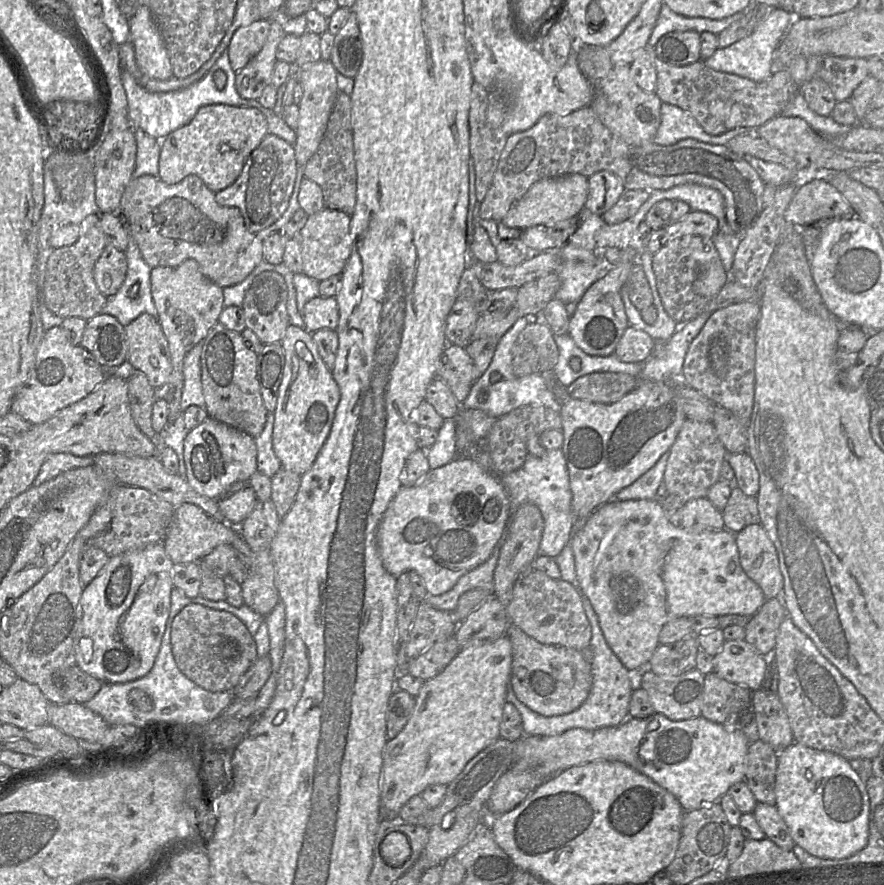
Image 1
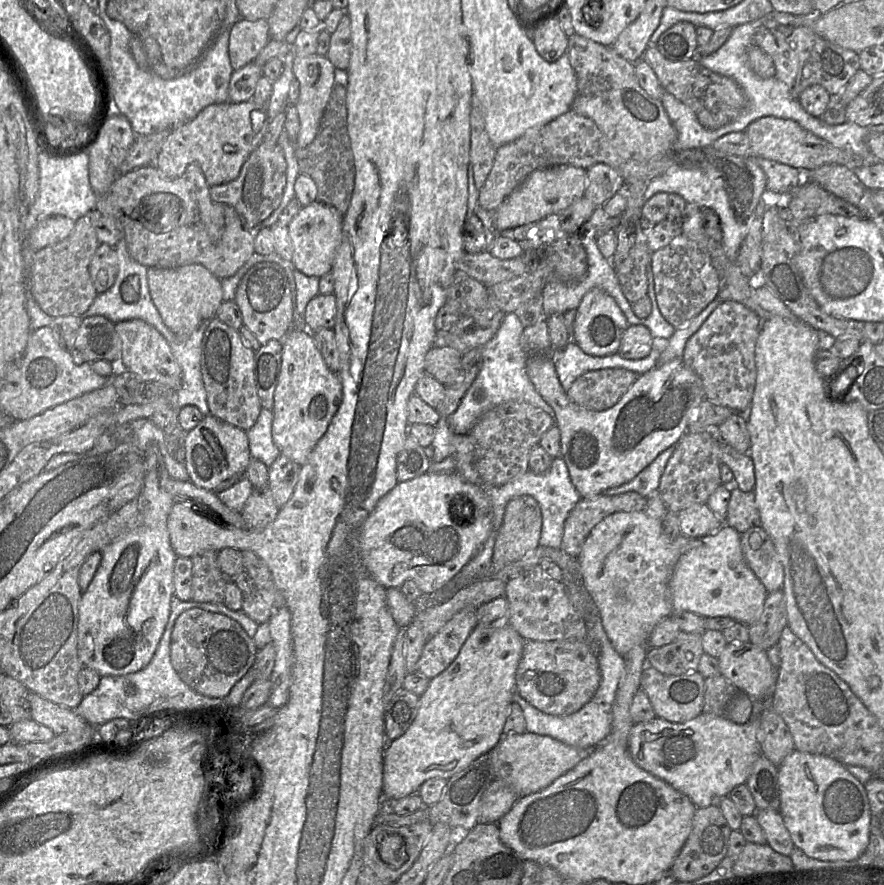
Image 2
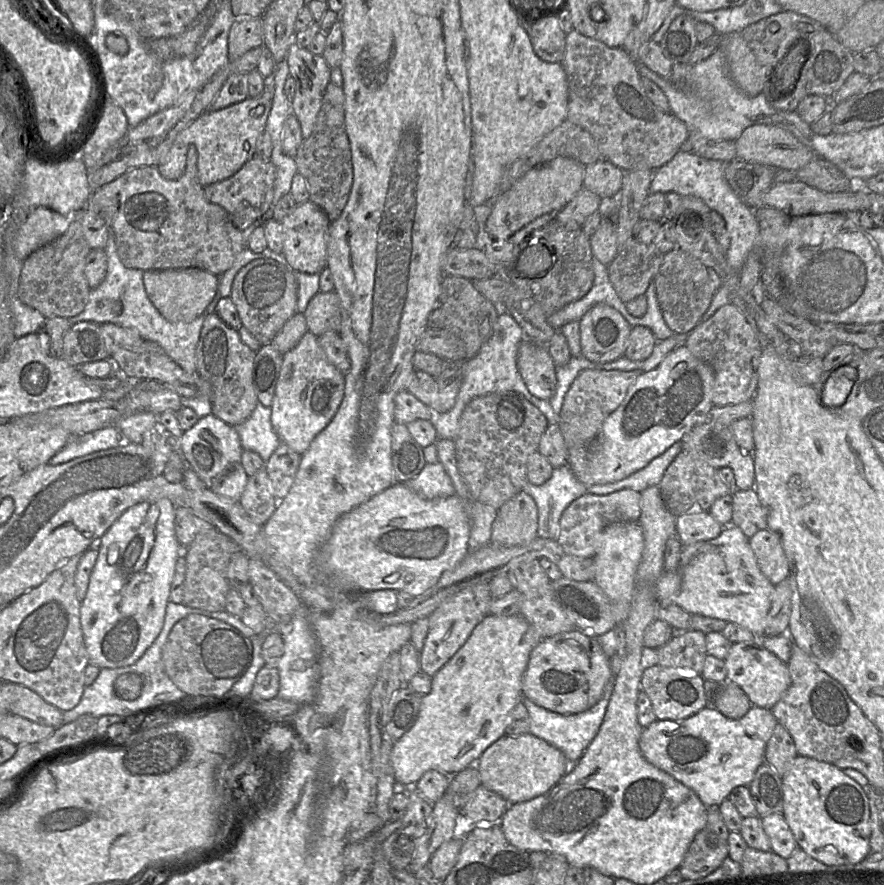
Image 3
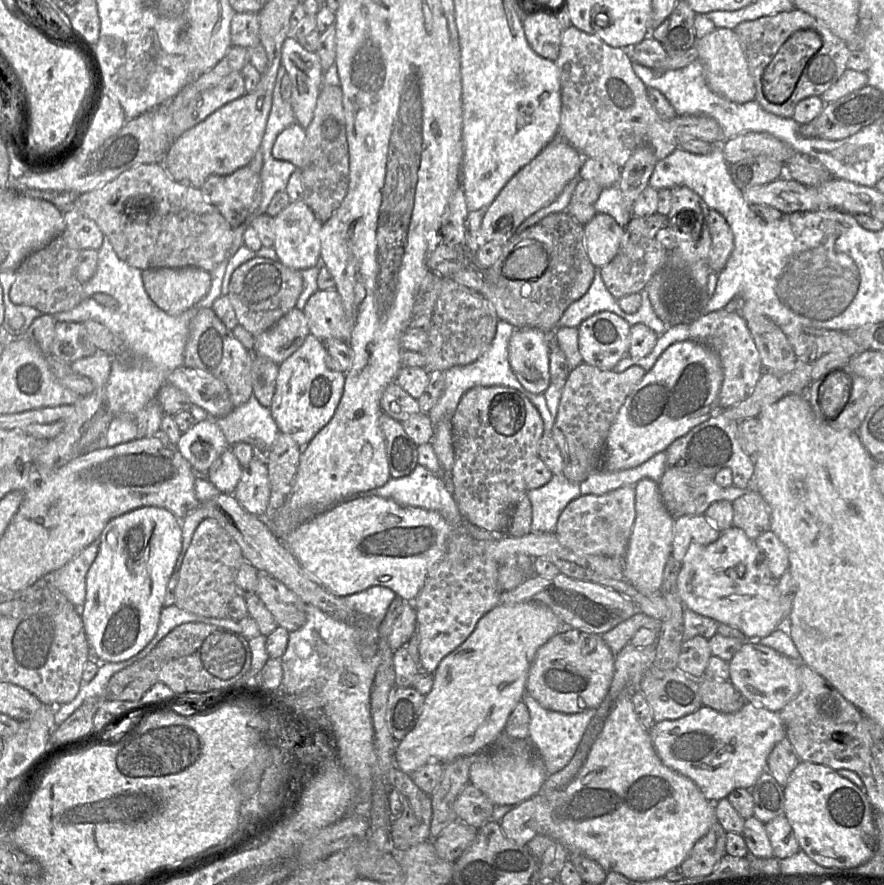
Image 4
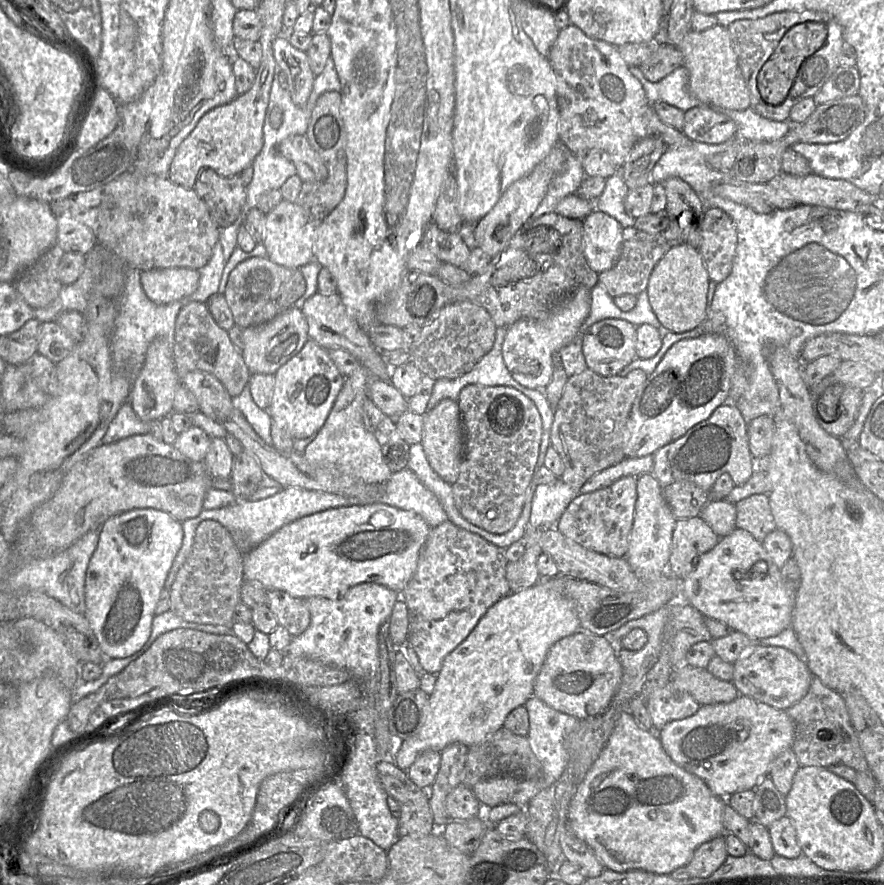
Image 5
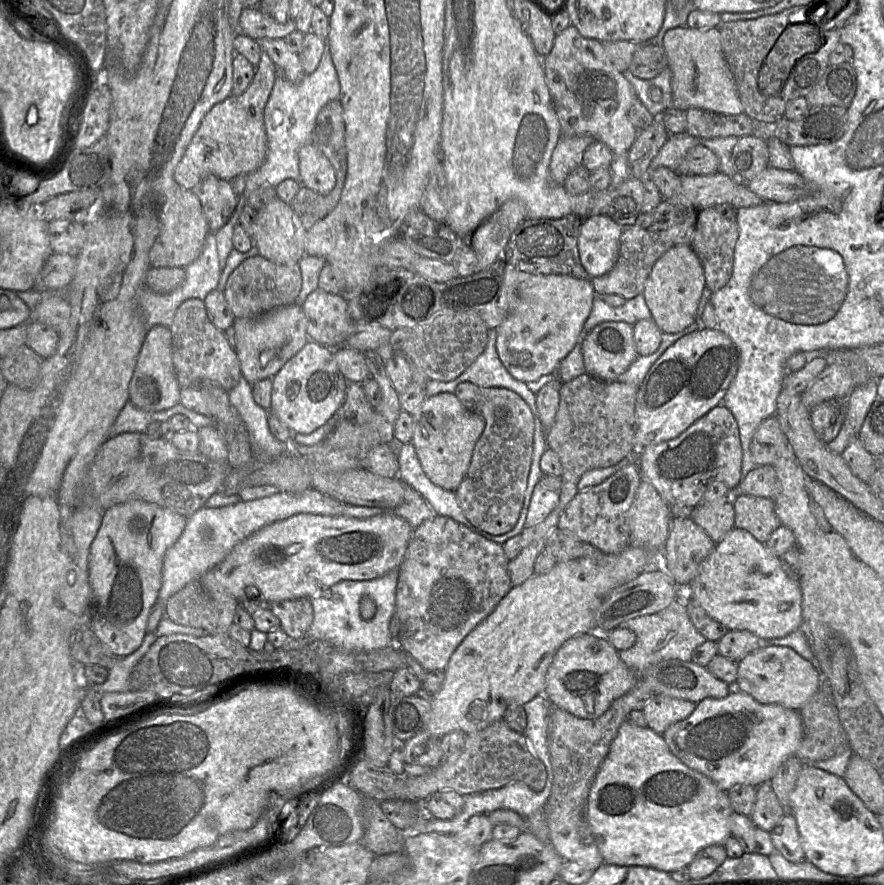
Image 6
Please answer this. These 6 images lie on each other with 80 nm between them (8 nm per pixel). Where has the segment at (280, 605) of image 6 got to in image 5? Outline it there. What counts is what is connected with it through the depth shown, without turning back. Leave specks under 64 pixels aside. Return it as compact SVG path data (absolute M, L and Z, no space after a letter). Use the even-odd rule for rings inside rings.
M280 590L266 591L267 606L280 626L292 637L302 634L310 624L310 612L306 600L294 598Z

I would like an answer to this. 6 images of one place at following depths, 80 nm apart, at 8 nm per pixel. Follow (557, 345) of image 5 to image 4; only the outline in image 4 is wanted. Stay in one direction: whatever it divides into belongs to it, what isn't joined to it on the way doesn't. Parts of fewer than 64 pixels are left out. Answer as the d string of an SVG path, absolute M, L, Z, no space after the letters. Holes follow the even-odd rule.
M516 328L509 340L510 367L520 384L533 394L544 394L551 384L549 348L544 331Z

